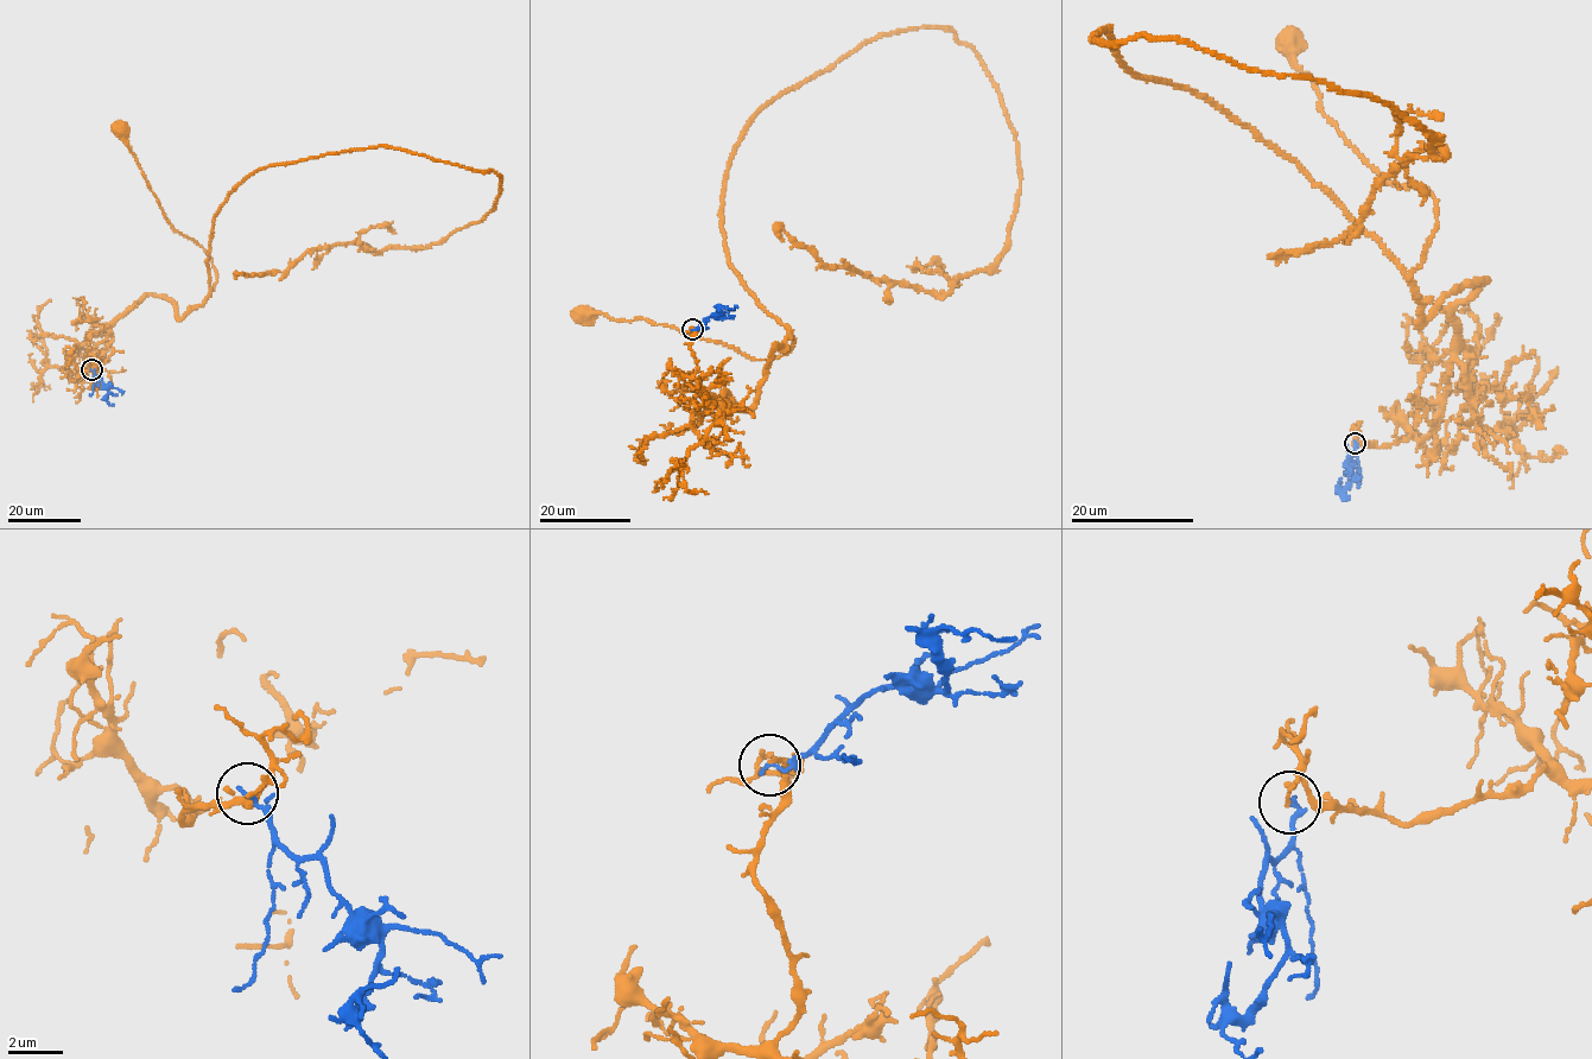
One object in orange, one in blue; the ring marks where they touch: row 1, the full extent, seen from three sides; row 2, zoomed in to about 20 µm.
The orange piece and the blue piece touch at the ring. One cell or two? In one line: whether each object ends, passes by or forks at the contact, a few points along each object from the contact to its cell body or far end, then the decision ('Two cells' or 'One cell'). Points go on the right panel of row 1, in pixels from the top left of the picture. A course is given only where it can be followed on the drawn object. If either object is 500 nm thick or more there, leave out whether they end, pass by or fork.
At the ring orange ends. At the ring blue passes by. Course of orange: (1353, 443), (1437, 426), (1451, 312), (1485, 279), (1420, 322), (1433, 196), (1343, 135), (1287, 39). Course of blue: (1355, 443), (1355, 452), (1348, 461), (1353, 474), (1352, 482), (1340, 493), (1345, 499), (1348, 496). Two cells

